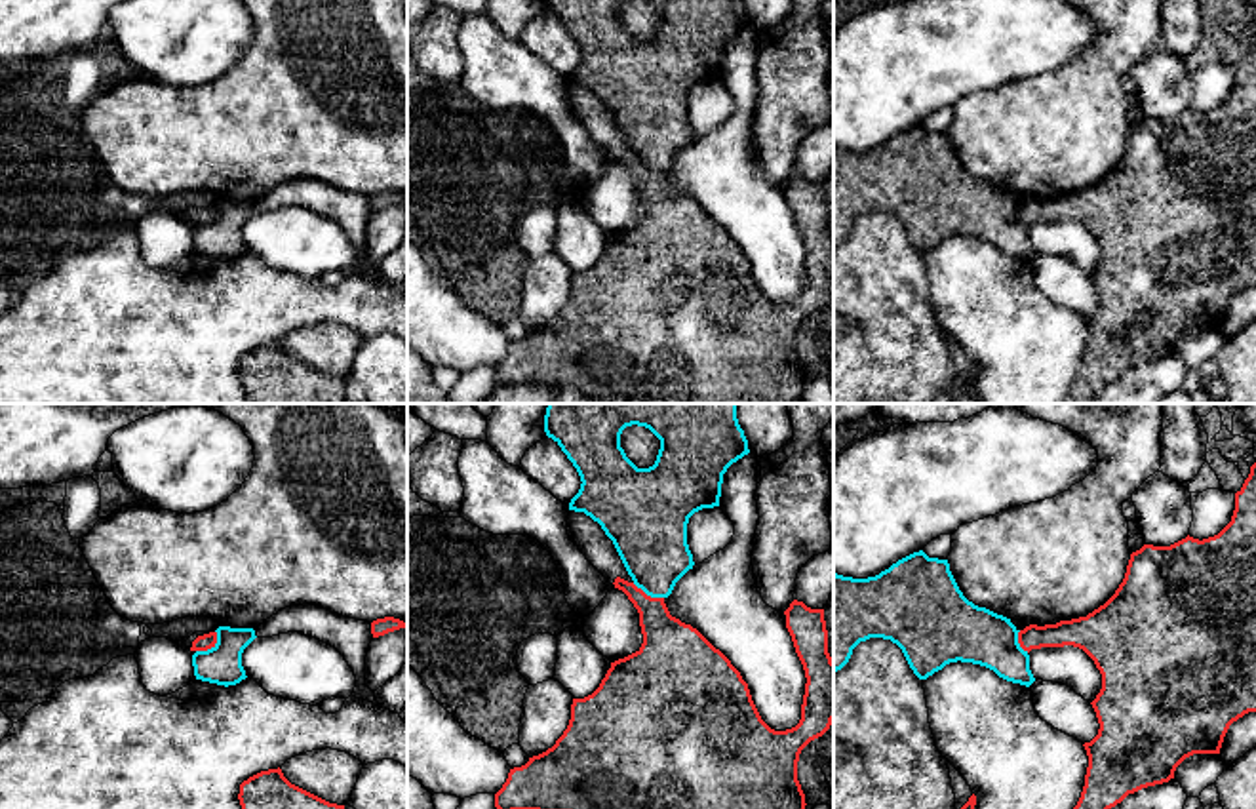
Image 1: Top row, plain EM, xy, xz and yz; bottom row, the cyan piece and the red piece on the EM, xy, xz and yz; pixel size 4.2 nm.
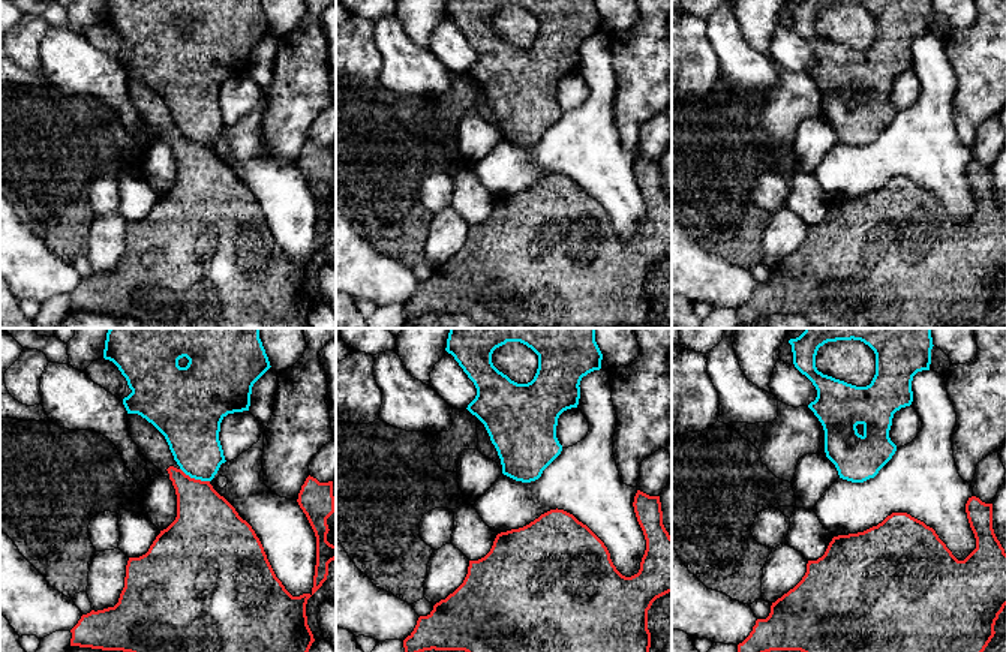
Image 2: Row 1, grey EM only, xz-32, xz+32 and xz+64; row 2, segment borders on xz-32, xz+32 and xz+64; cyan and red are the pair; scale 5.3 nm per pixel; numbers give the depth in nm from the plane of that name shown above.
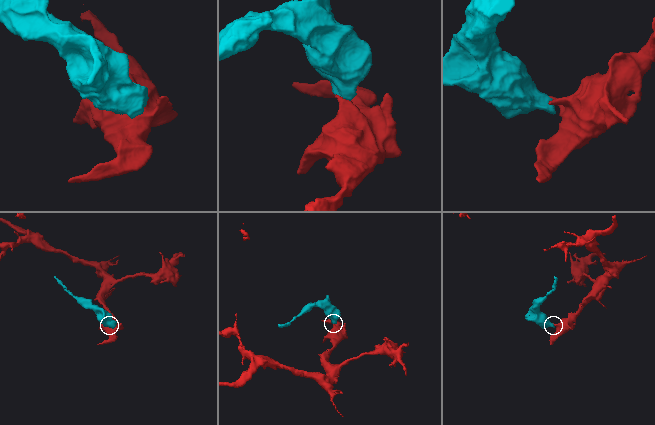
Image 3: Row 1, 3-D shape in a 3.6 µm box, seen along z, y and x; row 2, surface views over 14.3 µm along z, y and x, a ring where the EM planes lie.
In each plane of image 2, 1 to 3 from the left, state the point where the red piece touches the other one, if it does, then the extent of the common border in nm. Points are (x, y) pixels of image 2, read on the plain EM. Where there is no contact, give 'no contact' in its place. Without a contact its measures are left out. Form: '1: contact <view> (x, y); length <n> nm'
1: contact xz-32 (195, 143); length 180 nm
2: no contact
3: no contact

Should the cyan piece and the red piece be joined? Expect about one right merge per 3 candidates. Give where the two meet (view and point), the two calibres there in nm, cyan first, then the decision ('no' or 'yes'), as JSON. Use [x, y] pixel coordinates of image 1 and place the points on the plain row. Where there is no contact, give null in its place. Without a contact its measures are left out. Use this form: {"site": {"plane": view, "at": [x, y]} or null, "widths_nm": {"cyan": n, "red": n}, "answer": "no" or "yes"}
{"site": {"plane": "xy", "at": [212, 221]}, "widths_nm": {"cyan": 170, "red": 70}, "answer": "no"}

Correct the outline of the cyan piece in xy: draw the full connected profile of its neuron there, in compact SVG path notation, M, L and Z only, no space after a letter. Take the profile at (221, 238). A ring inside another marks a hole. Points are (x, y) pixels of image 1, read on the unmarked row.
M219 200L215 206L217 217L192 228L194 249L225 261L236 259L247 251L242 240L242 227L257 211L255 204Z

